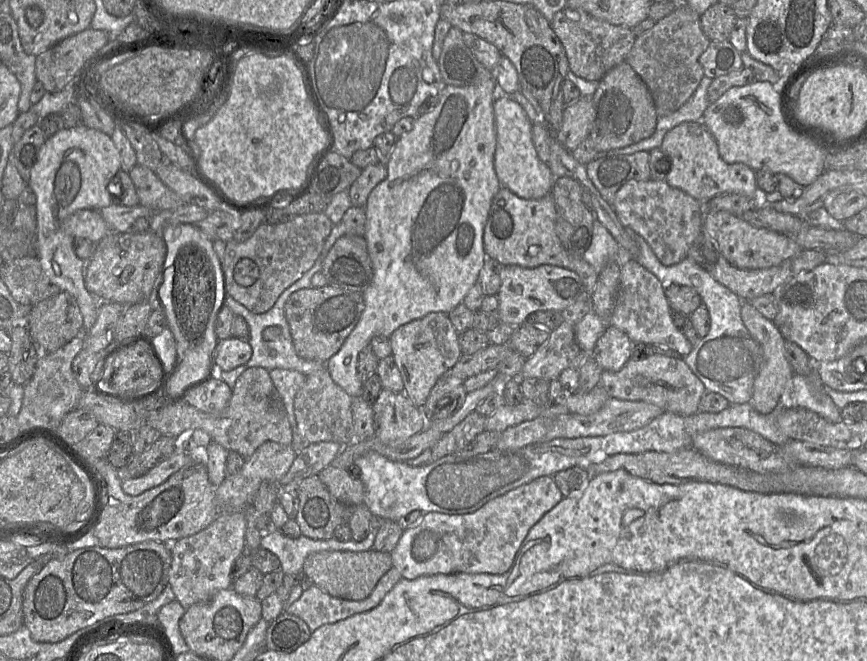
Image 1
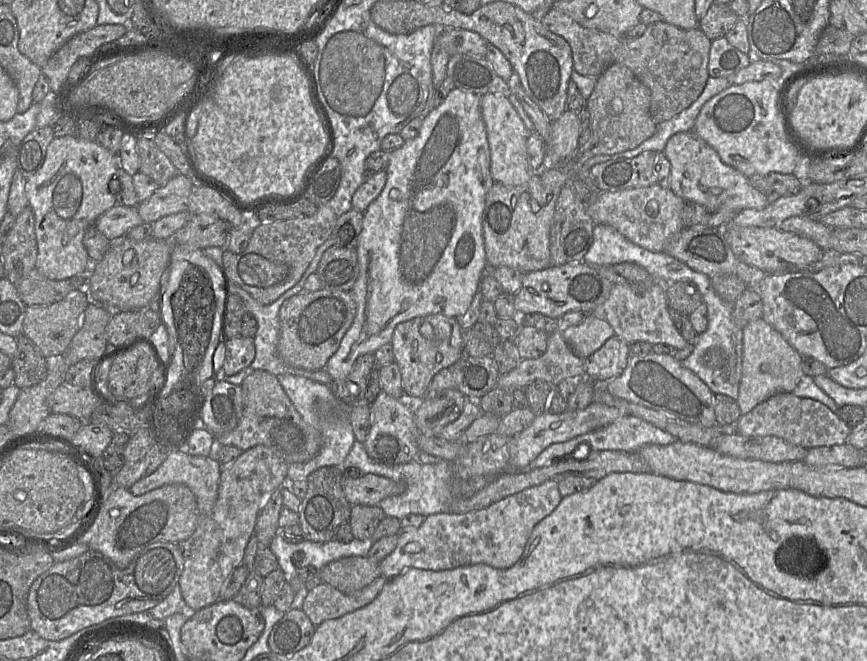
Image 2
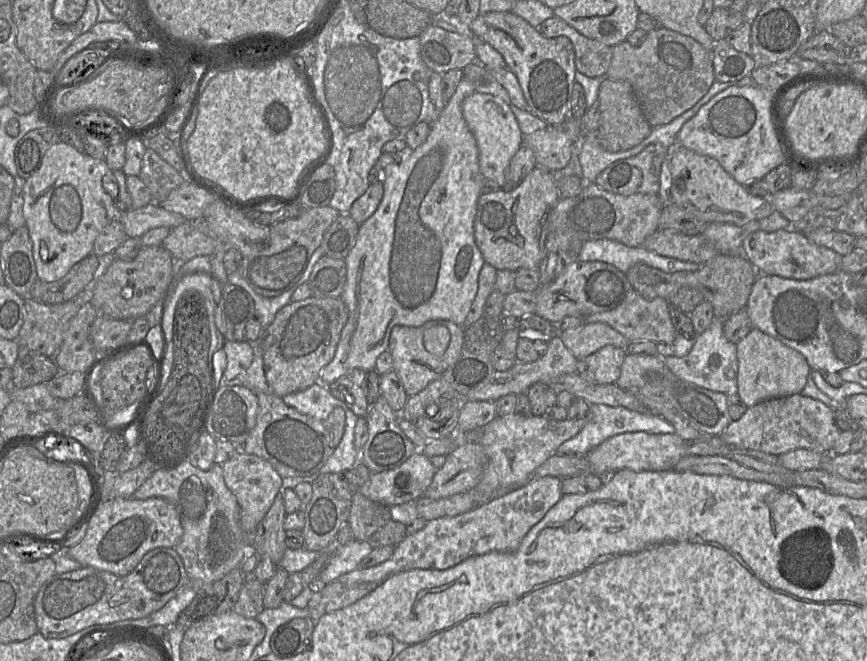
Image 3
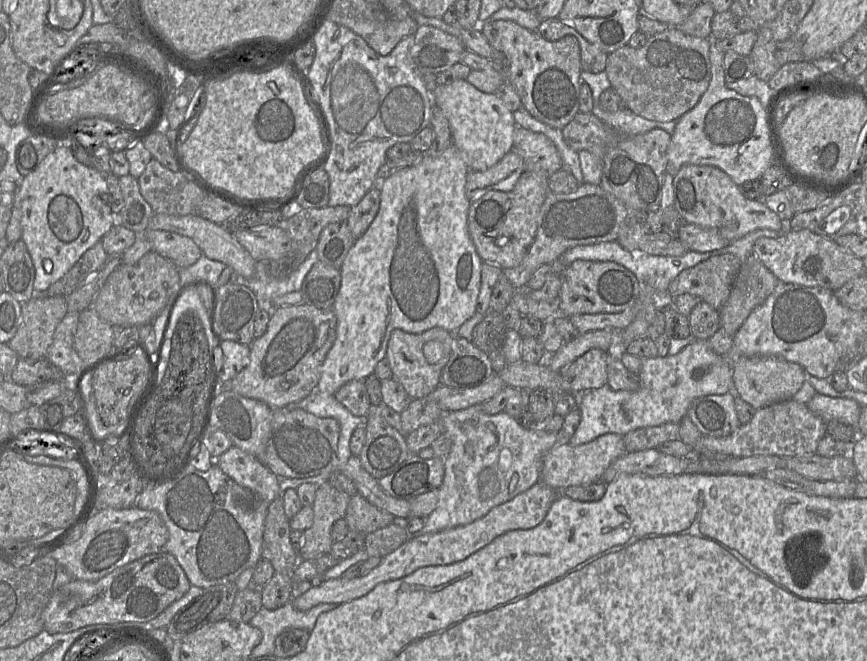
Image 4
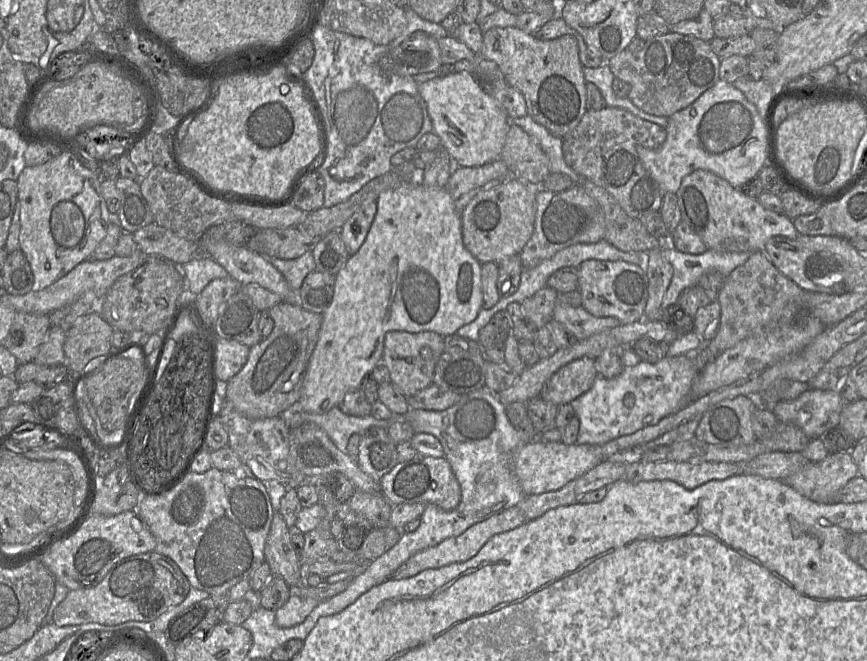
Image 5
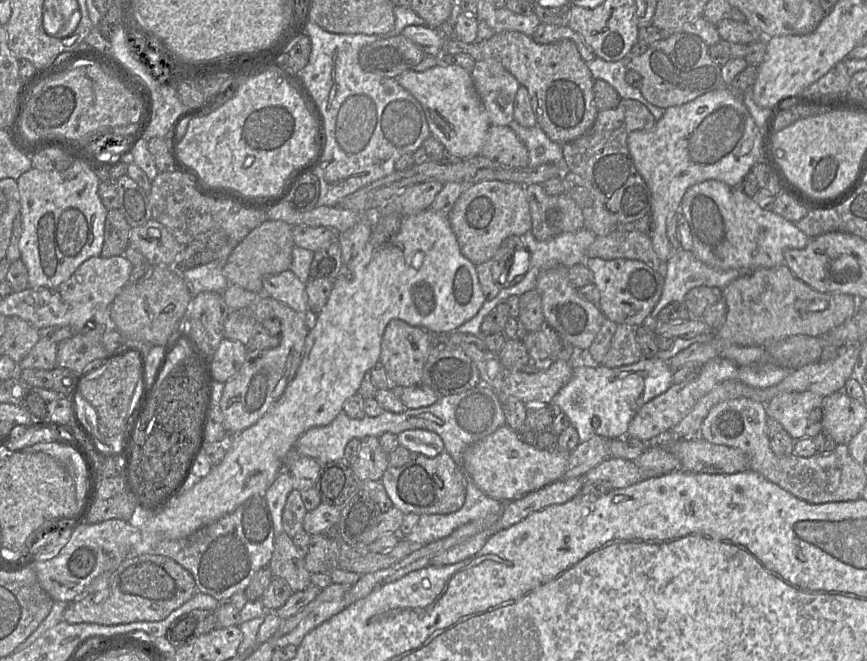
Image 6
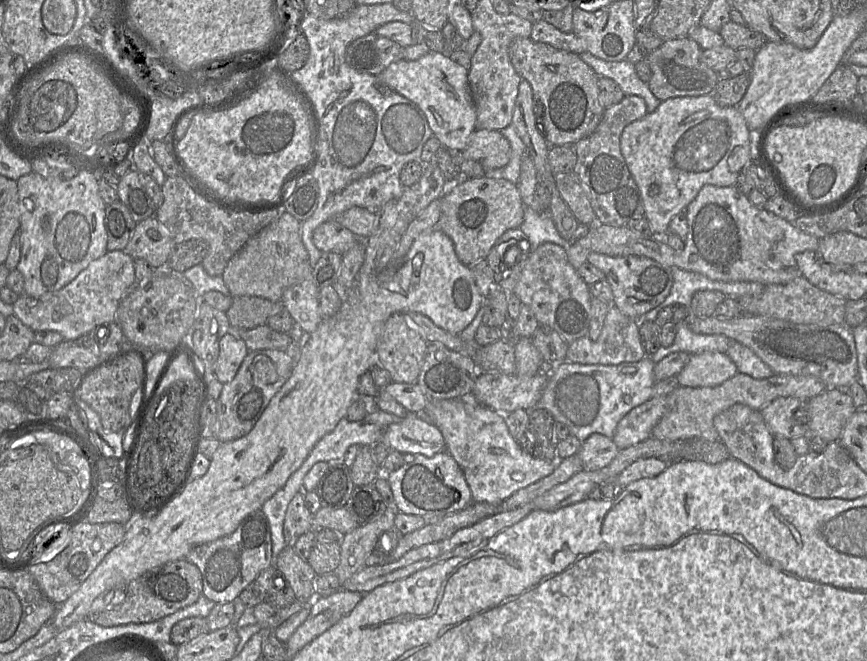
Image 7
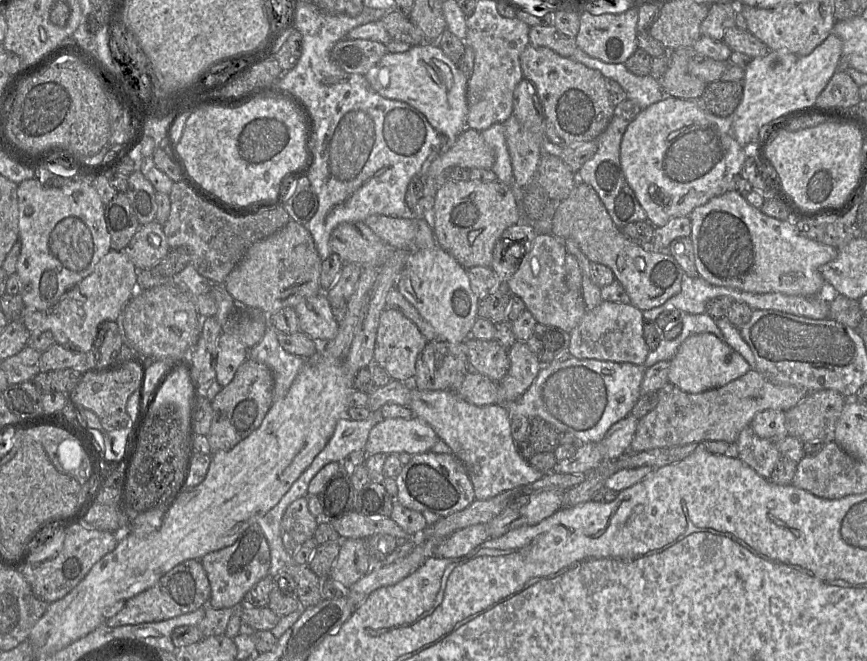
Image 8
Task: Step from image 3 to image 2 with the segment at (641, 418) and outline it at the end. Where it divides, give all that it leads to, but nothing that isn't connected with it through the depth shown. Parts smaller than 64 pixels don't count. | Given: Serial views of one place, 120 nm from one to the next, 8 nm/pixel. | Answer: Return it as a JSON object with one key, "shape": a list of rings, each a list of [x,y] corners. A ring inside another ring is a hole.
{"shape":[[[623,415],[603,428],[577,436],[566,442],[551,444],[521,471],[546,467],[561,460],[583,461],[588,459],[592,451],[636,452],[648,444],[669,445],[675,441],[677,441],[676,437],[653,424],[633,415]]]}

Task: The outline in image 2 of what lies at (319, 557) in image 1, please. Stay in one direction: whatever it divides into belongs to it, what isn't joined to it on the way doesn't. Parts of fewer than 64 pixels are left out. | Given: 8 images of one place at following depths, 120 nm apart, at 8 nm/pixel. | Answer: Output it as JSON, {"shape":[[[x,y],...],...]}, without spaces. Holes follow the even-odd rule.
{"shape":[[[348,556],[328,563],[318,575],[322,583],[344,594],[354,594],[381,576],[379,563],[366,556]]]}

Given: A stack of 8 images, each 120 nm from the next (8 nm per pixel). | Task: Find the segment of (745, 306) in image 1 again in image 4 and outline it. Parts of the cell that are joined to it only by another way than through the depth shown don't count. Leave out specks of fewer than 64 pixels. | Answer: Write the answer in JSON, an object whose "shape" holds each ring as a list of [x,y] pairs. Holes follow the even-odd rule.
{"shape":[[[754,356],[734,362],[733,393],[758,410],[773,403],[792,399],[807,379],[797,363],[774,356]]]}

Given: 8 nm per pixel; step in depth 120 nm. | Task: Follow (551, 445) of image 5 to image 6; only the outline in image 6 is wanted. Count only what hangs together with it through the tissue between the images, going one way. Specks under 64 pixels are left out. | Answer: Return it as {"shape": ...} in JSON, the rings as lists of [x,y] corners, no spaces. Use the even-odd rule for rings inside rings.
{"shape":[[[506,424],[465,450],[462,469],[487,496],[508,503],[559,480],[567,466],[568,453],[540,450],[527,444]]]}

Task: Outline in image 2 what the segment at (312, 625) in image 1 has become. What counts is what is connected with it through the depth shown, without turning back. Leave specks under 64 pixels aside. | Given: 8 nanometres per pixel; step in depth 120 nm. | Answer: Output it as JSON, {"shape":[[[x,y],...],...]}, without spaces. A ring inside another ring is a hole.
{"shape":[[[380,576],[354,594],[344,594],[326,583],[321,583],[308,592],[302,610],[317,627],[324,621],[340,618],[369,605],[388,580]]]}

